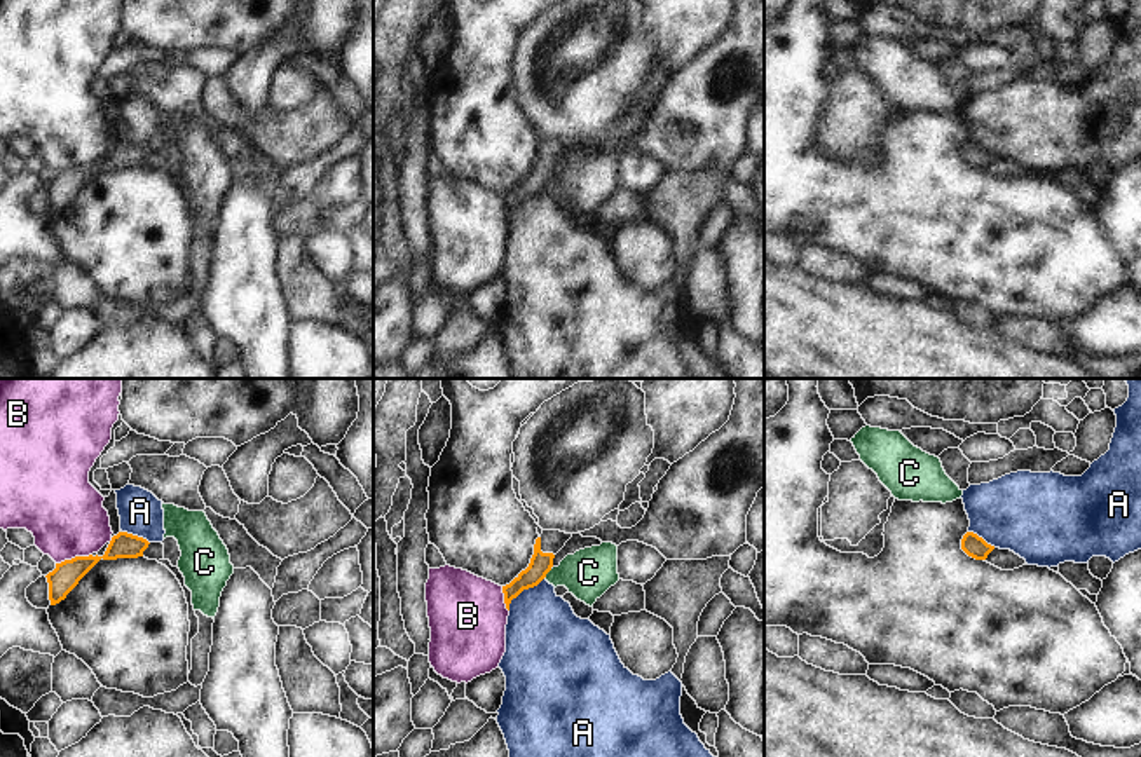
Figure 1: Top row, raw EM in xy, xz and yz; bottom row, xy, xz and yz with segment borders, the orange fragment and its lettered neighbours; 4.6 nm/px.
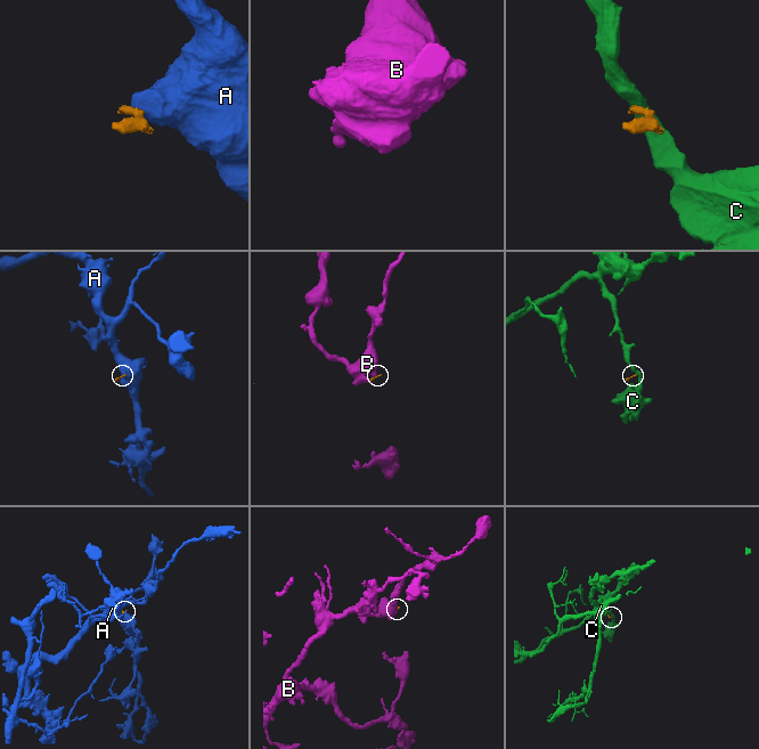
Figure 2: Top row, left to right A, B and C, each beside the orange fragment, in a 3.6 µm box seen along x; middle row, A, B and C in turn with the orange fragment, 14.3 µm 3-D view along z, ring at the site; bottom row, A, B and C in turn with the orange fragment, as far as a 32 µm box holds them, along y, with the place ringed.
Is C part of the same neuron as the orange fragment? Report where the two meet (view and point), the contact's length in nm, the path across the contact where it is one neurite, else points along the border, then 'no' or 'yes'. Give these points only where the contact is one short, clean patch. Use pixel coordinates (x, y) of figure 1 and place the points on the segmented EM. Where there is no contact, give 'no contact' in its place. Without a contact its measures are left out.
contact xz (546, 572); length 60 nm; border xz (552, 569), (543, 578); no

